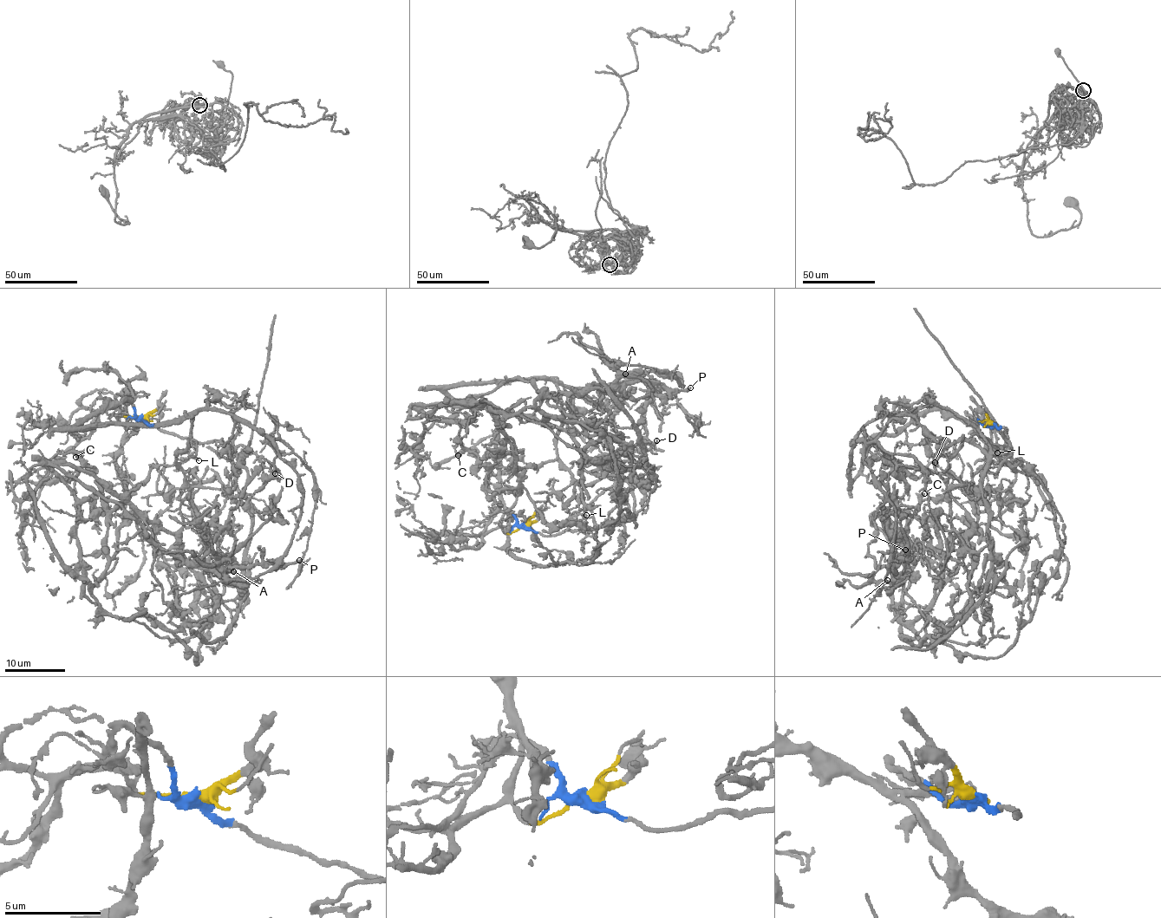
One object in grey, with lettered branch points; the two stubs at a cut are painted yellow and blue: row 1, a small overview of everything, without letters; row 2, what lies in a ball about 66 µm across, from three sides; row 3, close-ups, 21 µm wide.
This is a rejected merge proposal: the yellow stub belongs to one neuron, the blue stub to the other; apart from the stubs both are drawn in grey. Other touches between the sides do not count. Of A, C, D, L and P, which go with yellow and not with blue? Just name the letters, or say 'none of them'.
A, C, P

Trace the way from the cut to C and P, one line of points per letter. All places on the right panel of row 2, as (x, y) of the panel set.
C: (991, 424), (925, 410), (852, 479), (854, 445), (937, 473), (949, 534), (975, 530), (903, 621), (924, 493)
P: (991, 424), (925, 410), (878, 434), (851, 479), (863, 426), (896, 511), (878, 590), (904, 550)

